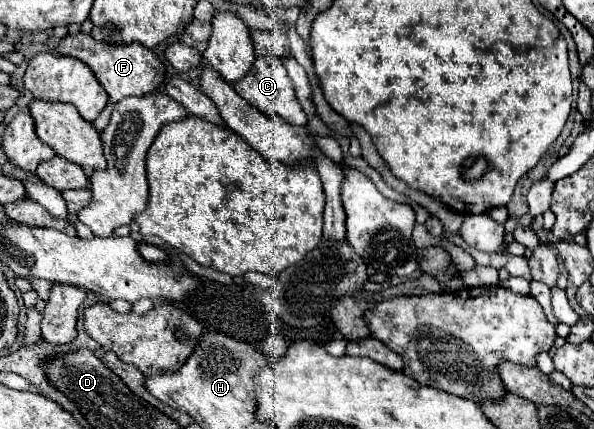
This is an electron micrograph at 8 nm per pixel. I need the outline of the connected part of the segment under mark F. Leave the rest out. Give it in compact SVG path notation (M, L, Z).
M77 33L77 35L63 37L57 47L57 53L73 55L73 57L81 59L83 63L87 63L113 103L119 103L121 99L131 97L131 95L141 97L141 95L157 91L165 83L165 75L167 75L167 69L165 69L163 61L159 59L159 55L139 43L131 43L131 45L123 45L123 47L105 45L105 43L91 39L91 35Z

